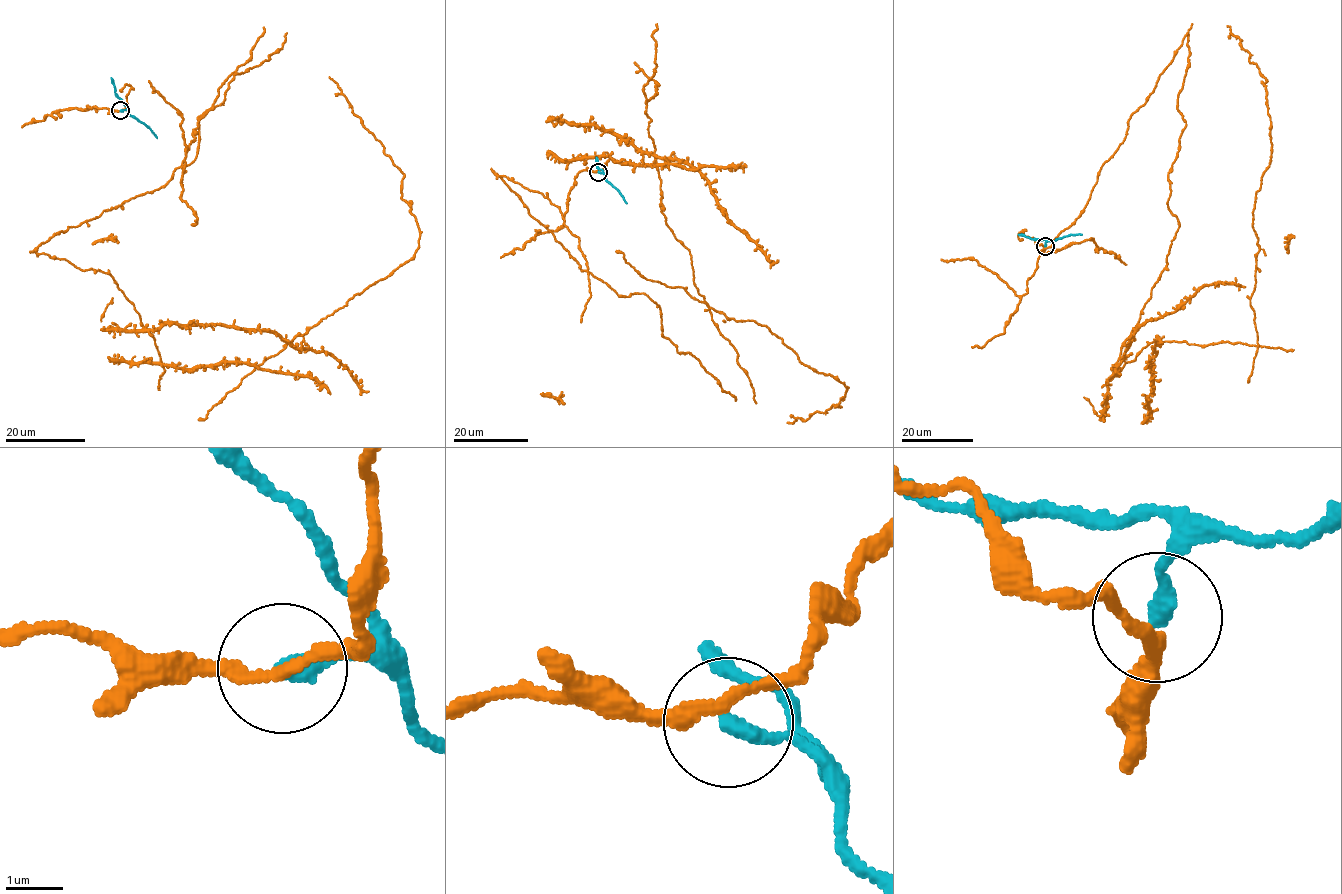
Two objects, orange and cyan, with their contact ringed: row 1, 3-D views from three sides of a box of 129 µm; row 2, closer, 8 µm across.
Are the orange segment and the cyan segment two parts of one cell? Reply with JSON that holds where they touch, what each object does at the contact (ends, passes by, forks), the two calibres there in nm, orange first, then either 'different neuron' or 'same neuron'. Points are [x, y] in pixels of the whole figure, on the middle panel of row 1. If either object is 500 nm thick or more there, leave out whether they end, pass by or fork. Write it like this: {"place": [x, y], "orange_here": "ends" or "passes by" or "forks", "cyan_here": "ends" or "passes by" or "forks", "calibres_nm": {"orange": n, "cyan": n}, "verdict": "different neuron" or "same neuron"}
{"place": [598, 172], "orange_here": "passes by", "cyan_here": "ends", "calibres_nm": {"orange": 190, "cyan": 320}, "verdict": "different neuron"}

